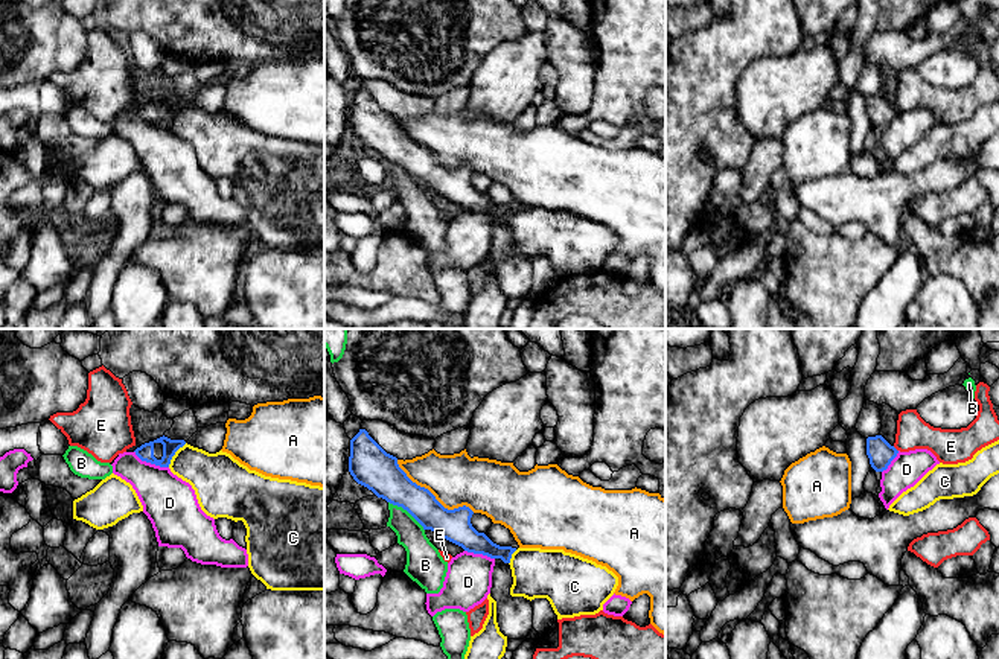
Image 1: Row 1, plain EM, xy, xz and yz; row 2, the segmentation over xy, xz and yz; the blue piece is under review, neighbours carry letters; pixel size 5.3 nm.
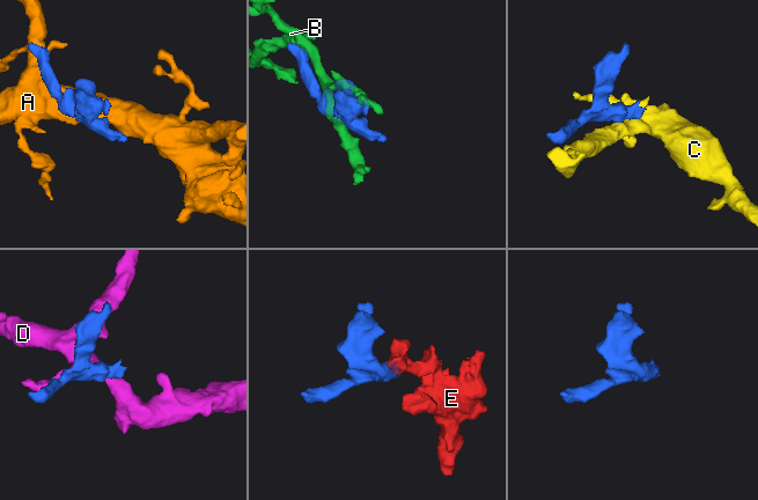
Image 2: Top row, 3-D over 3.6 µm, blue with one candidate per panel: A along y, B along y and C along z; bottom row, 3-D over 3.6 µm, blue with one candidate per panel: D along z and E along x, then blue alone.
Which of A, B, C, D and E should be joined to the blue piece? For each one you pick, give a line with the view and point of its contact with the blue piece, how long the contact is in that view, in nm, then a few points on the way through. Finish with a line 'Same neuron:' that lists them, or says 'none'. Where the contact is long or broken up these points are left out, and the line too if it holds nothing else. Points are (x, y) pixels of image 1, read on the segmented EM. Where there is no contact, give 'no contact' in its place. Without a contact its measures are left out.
Same neuron: none

